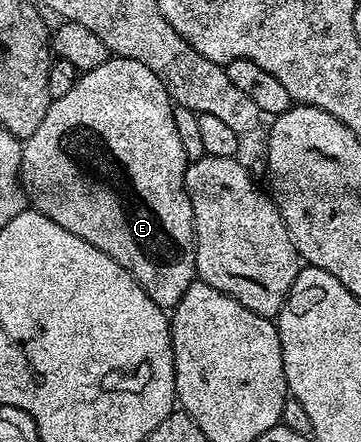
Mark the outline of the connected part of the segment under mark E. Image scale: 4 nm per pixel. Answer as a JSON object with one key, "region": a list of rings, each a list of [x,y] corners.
{"region":[[[110,57],[103,65],[99,65],[99,69],[84,72],[71,89],[71,93],[67,93],[67,97],[59,97],[50,102],[47,117],[43,117],[39,129],[35,129],[35,133],[31,133],[31,137],[24,140],[21,149],[21,185],[25,189],[28,202],[36,210],[51,217],[55,225],[63,225],[67,233],[83,237],[87,245],[95,245],[95,249],[107,253],[107,257],[123,265],[123,269],[127,269],[127,273],[135,277],[135,281],[147,293],[147,297],[151,297],[151,301],[155,301],[155,305],[162,309],[177,307],[183,293],[187,293],[187,289],[197,279],[197,240],[193,233],[193,210],[189,194],[185,192],[187,160],[183,153],[183,141],[179,141],[179,132],[175,129],[174,106],[163,81],[159,81],[159,77],[155,77],[155,73],[147,69],[147,65],[139,65],[139,61],[130,59]]]}

